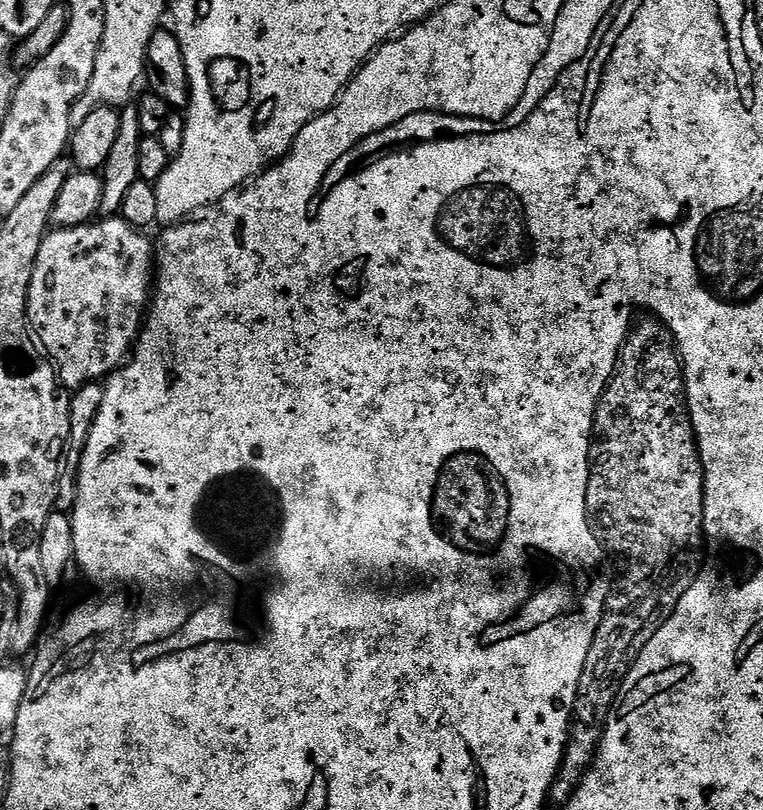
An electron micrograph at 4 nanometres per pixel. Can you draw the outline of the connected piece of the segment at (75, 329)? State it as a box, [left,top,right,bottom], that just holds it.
[28,218,154,390]

